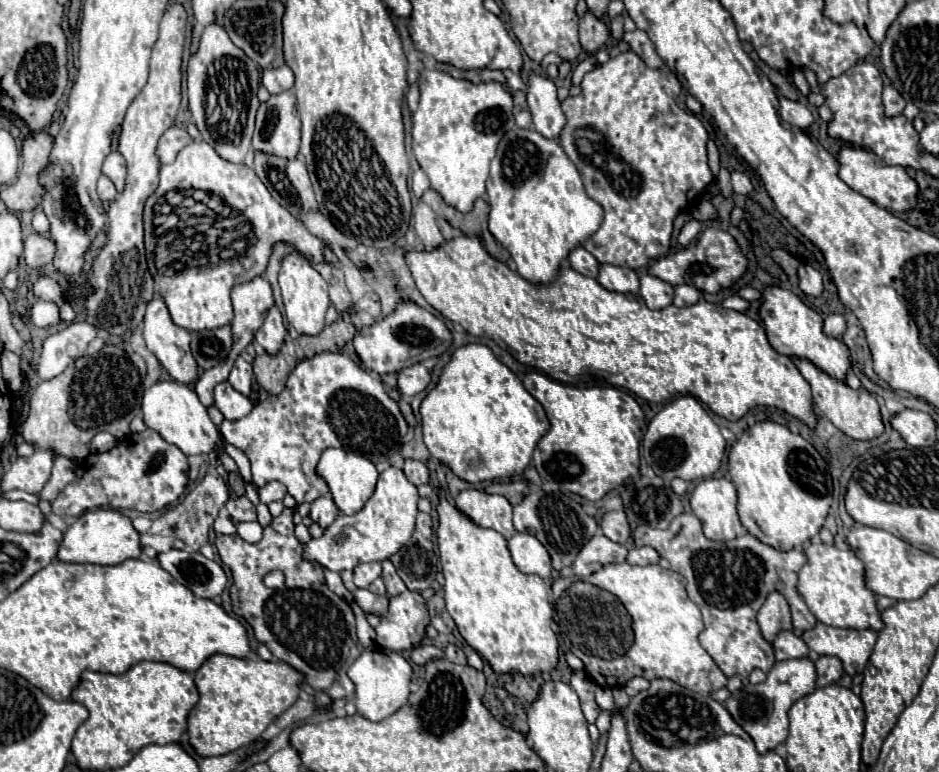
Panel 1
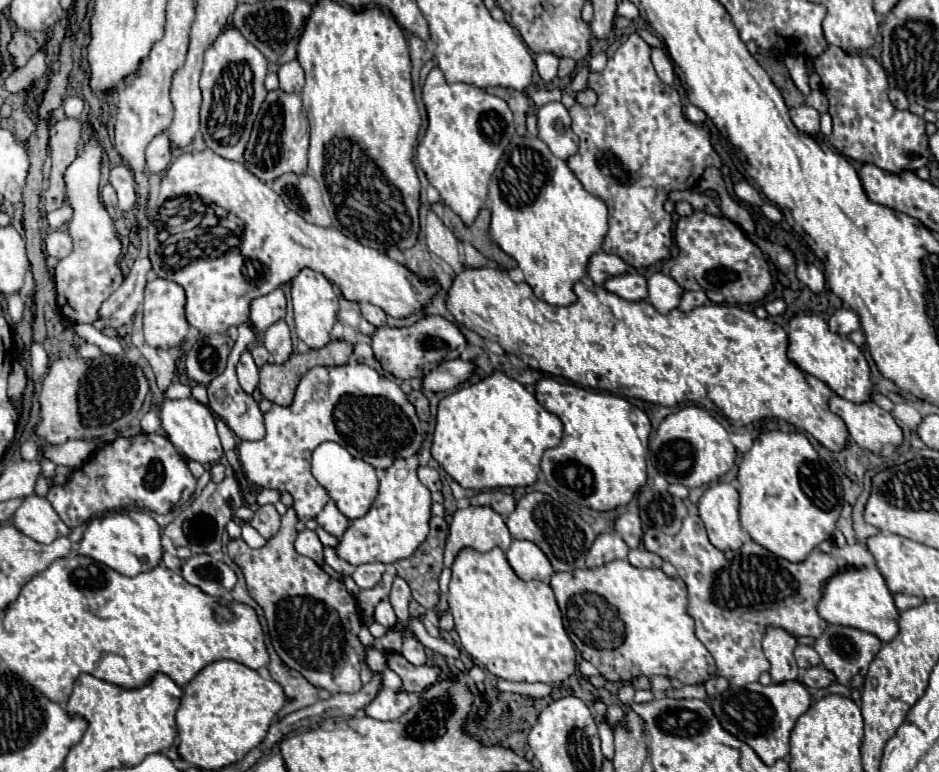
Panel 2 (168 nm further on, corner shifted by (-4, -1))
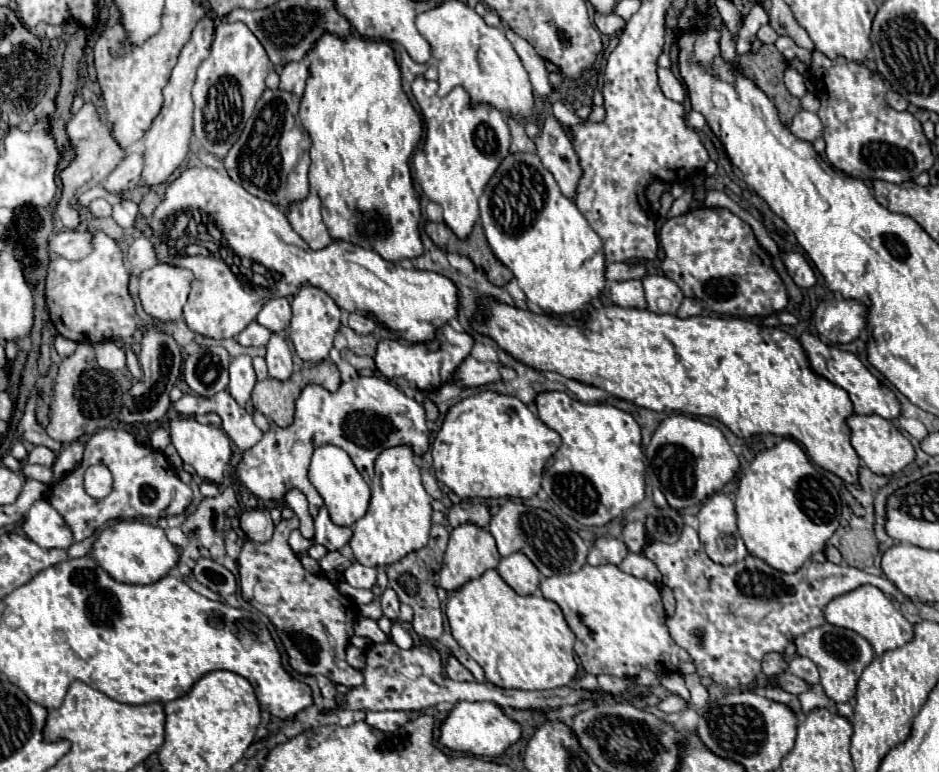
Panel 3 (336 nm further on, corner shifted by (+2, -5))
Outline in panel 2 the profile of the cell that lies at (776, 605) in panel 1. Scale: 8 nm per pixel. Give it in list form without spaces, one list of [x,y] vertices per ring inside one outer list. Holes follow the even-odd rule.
[[[767,629],[767,635],[763,639],[763,651],[767,661],[771,663],[769,673],[773,683],[799,681],[799,667],[793,657],[795,645],[797,641],[783,629]]]

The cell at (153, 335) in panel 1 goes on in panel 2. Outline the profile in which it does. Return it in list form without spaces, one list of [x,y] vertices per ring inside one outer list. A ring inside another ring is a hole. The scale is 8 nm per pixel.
[[[151,279],[145,287],[143,325],[151,347],[173,347],[185,341],[189,323],[185,319],[185,291],[169,279]]]

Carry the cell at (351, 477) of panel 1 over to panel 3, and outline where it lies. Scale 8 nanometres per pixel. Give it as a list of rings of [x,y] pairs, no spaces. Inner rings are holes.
[[[321,445],[315,449],[311,465],[309,465],[309,481],[319,491],[319,495],[325,501],[325,507],[329,509],[331,521],[335,525],[351,527],[357,519],[361,519],[367,513],[369,507],[369,485],[361,477],[361,473],[355,469],[349,455],[335,447],[335,445]]]

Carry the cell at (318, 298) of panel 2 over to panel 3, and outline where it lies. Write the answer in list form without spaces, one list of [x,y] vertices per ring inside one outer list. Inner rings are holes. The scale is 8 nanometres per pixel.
[[[301,285],[299,293],[293,295],[291,309],[293,309],[293,317],[291,317],[289,331],[291,331],[291,341],[295,345],[297,355],[303,361],[319,363],[321,359],[325,359],[329,355],[329,349],[333,347],[333,337],[341,325],[339,307],[323,289],[313,287],[313,285]]]

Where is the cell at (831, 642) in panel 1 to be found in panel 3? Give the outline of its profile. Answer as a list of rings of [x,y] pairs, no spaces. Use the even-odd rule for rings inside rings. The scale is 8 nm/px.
[[[829,623],[821,625],[821,627],[815,627],[813,631],[797,637],[795,645],[797,645],[799,655],[809,657],[817,665],[817,669],[821,673],[821,685],[823,685],[825,693],[835,703],[845,703],[845,701],[851,701],[855,697],[857,679],[863,673],[863,669],[875,657],[875,651],[865,637],[861,637],[859,633],[855,633],[851,629],[835,627],[835,625],[829,625]]]

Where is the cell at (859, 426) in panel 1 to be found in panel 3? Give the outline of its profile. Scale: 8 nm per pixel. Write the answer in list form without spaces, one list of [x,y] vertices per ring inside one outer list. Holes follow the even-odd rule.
[[[851,415],[847,419],[847,425],[851,429],[851,445],[857,451],[859,459],[869,467],[873,473],[879,475],[891,475],[901,471],[907,463],[915,459],[913,445],[909,443],[907,437],[899,433],[897,427],[891,425],[891,421],[879,417],[879,415]]]

